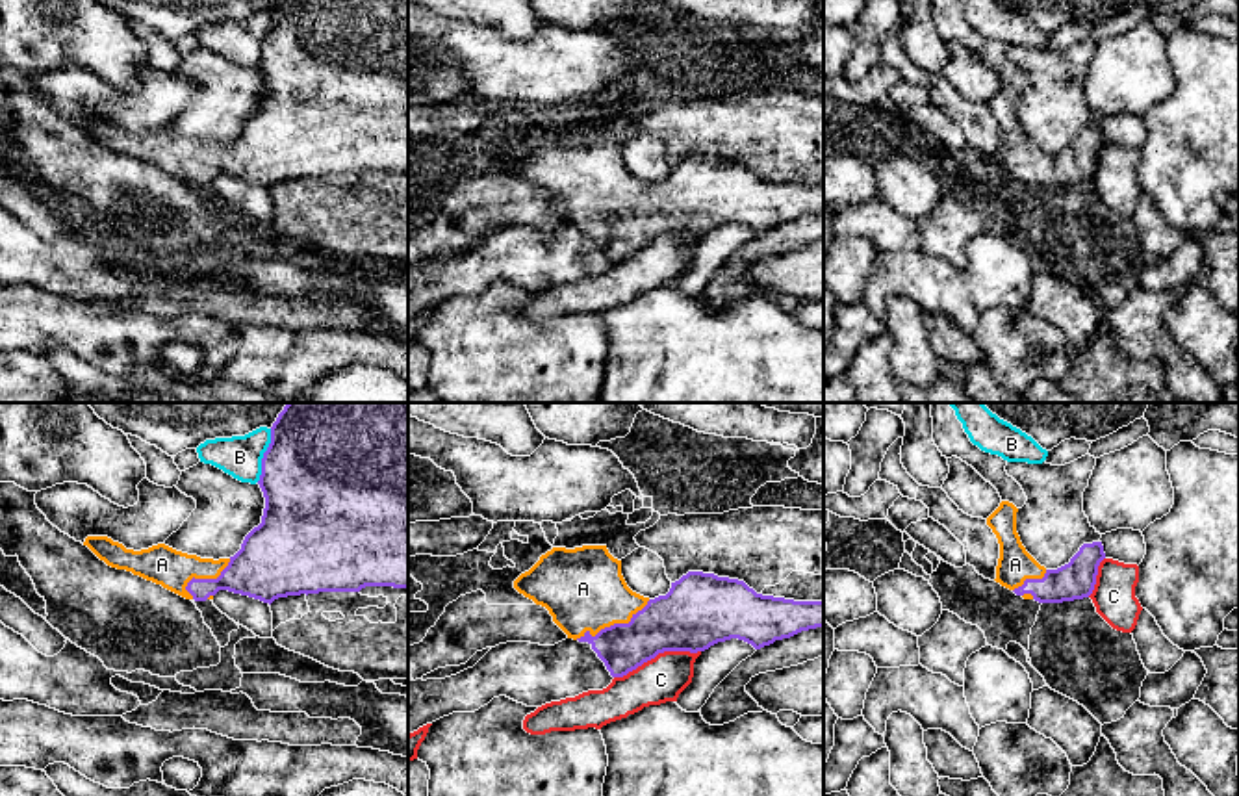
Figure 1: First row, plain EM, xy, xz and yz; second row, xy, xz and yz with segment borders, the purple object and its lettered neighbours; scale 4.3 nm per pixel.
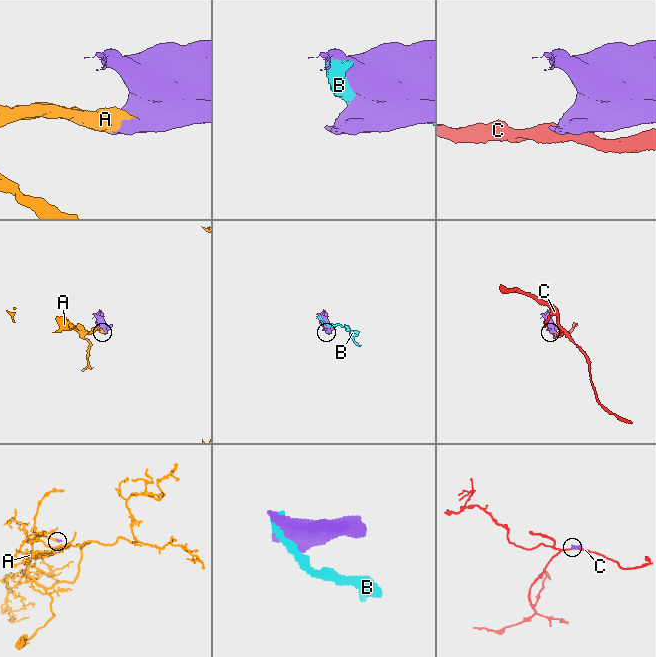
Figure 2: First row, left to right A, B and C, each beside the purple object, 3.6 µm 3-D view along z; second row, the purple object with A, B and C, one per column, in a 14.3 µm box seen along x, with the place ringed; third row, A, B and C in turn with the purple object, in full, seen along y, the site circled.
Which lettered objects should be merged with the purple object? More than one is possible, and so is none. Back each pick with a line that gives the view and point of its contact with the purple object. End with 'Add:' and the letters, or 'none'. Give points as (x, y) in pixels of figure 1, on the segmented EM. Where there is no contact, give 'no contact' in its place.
A: contact xz (614, 624)
Add: A

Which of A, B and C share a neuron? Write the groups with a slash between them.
A / B / C

